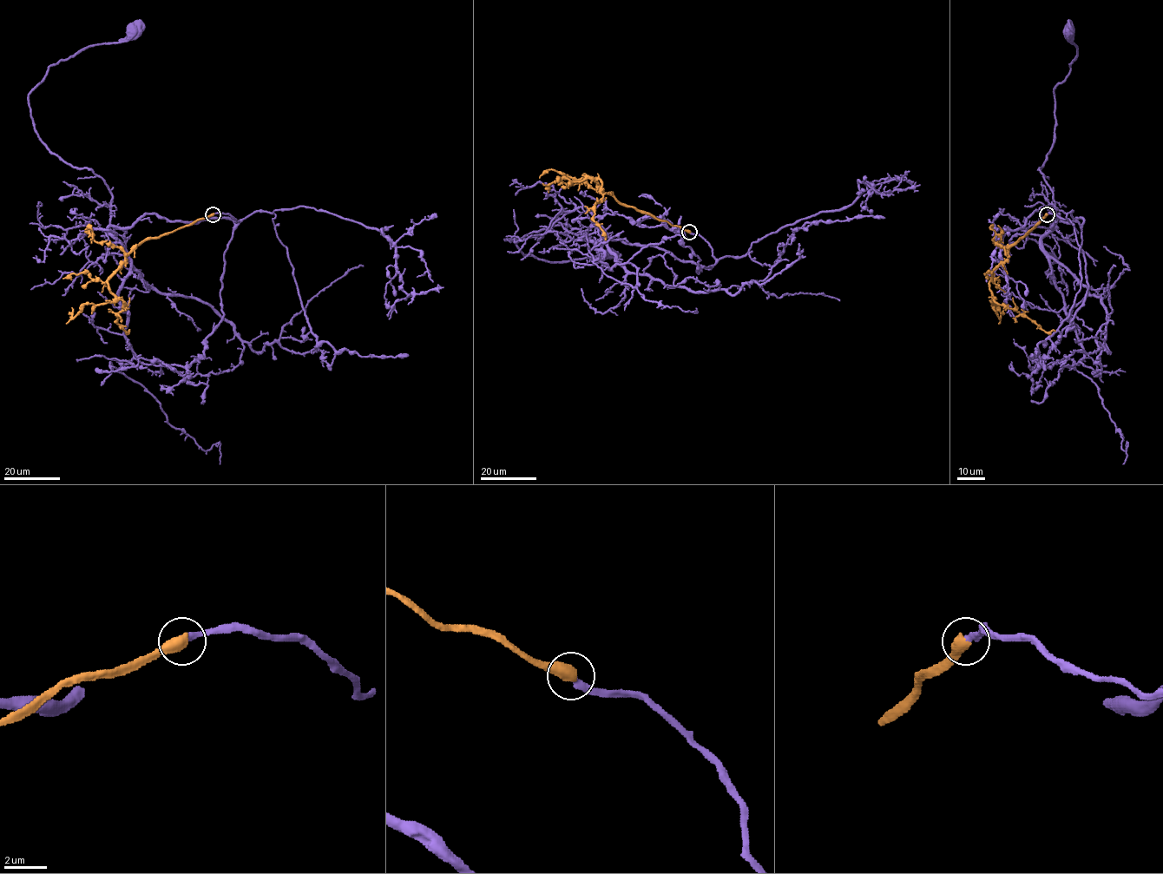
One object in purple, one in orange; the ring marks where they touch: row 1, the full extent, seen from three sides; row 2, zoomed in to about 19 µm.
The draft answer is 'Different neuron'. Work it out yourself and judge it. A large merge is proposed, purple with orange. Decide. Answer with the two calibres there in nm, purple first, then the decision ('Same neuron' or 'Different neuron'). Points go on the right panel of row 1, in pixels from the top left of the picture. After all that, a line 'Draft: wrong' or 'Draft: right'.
Thickness 300 nm (purple) against 550 nm. Same neuron
Draft: wrong

